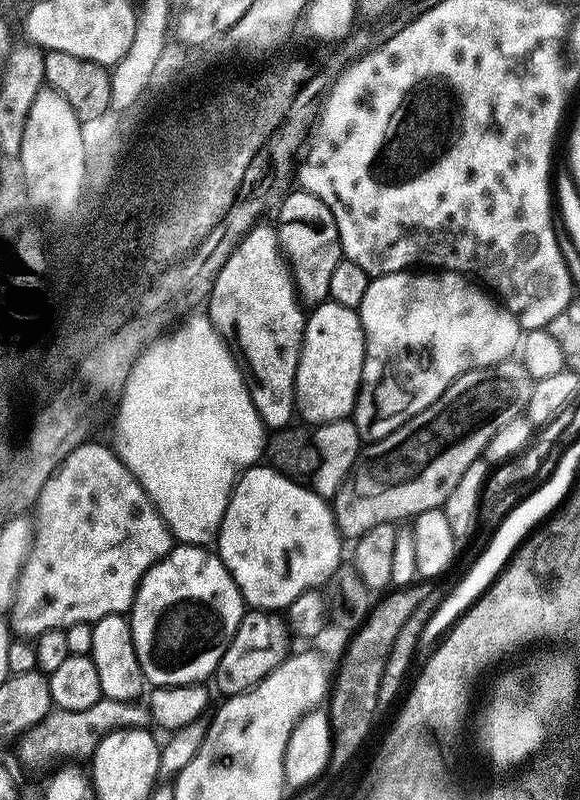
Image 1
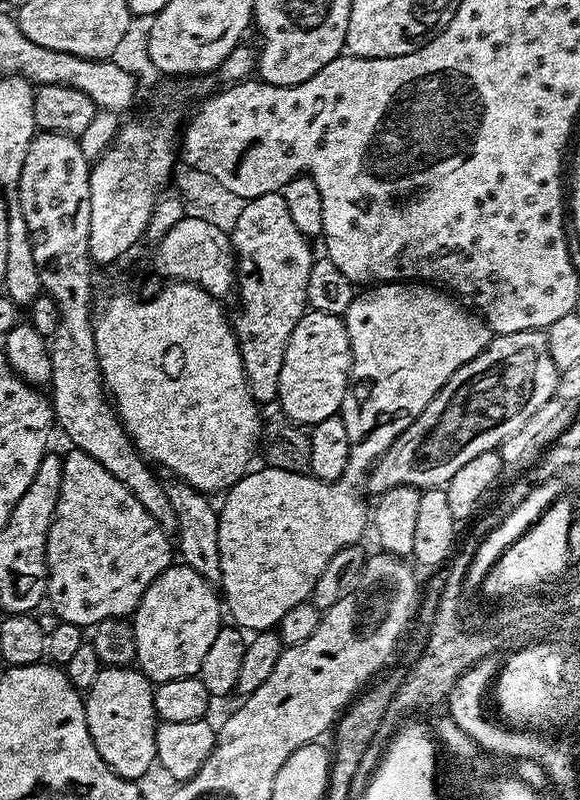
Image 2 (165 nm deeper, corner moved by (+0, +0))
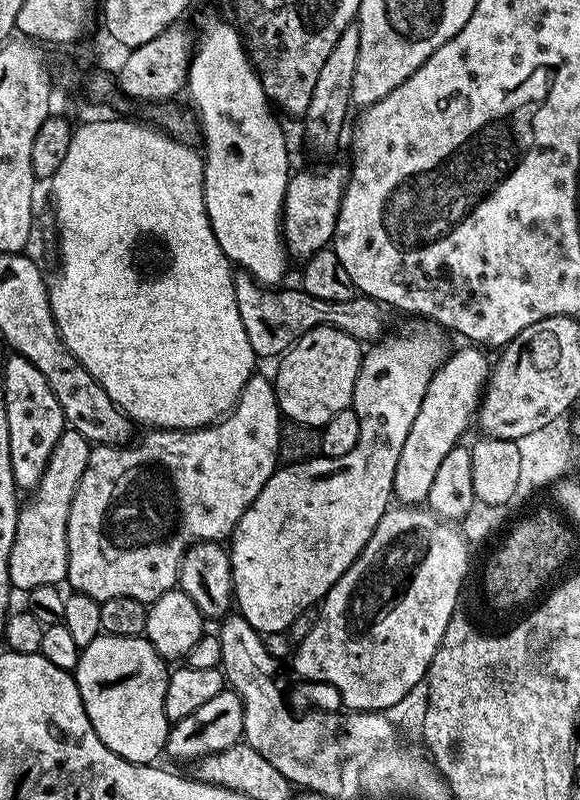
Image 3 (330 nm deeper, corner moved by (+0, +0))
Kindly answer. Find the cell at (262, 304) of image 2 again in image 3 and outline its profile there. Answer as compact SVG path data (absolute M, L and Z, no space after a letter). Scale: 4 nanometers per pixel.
M332 164L325 172L296 172L288 177L282 231L284 246L293 261L303 262L316 252L333 243L336 234L336 219L344 197L344 185L348 182L349 169Z

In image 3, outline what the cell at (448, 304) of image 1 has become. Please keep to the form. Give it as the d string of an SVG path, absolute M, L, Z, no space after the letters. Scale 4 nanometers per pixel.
M424 322L416 323L420 324L406 329L405 332L398 333L397 336L390 337L391 335L389 335L387 338L373 343L369 347L372 349L369 352L367 349L366 355L361 359L360 373L354 382L354 394L352 395L352 407L355 408L360 423L358 446L354 446L354 450L350 450L350 454L342 454L342 458L317 455L313 459L304 460L301 464L286 464L277 467L272 477L266 482L266 486L262 486L262 490L254 498L254 502L250 502L250 506L244 511L242 518L238 518L236 528L230 537L230 543L232 543L232 548L230 547L232 595L239 615L244 616L246 622L250 622L254 631L261 634L284 632L294 622L294 618L298 618L298 614L302 614L307 608L319 605L325 594L334 586L334 582L338 582L338 578L342 578L345 570L356 561L358 554L366 546L370 534L374 534L382 514L388 511L390 501L393 499L392 483L394 482L394 470L398 466L398 454L402 454L402 445L406 443L406 434L410 434L410 425L414 423L414 417L418 415L418 406L422 406L422 398L426 398L426 386L430 386L430 378L450 355L450 347L448 348L447 342L444 341L445 333L439 327L429 326Z

